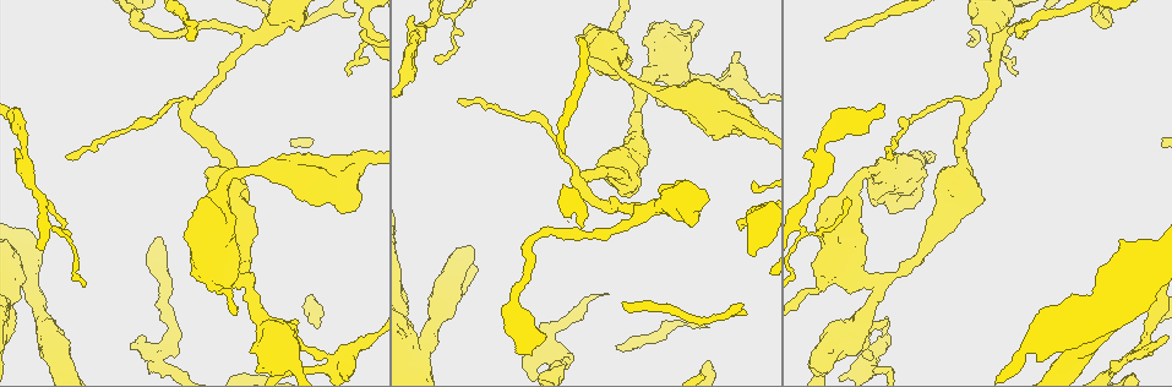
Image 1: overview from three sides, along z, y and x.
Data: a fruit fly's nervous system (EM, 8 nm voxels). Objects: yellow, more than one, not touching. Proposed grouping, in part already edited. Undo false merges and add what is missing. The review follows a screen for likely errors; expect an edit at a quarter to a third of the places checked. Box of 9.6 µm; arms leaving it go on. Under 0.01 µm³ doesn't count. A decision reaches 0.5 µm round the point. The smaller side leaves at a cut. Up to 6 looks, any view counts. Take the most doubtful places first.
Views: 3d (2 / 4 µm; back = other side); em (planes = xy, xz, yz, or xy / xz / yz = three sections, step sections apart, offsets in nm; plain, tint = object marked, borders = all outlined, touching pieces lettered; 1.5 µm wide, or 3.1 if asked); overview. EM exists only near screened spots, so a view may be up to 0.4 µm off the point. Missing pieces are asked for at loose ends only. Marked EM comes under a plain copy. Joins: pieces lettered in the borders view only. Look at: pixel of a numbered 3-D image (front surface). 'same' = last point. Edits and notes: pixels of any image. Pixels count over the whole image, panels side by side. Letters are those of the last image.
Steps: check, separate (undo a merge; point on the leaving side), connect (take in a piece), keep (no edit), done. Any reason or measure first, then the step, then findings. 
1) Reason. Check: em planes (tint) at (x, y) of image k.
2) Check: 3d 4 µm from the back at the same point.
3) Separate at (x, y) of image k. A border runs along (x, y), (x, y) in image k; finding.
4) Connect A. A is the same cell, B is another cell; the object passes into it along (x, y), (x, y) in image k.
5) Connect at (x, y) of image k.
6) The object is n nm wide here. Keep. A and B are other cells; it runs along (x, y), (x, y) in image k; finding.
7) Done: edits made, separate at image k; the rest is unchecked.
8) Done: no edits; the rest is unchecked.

An open end. Check: 3d 2 µm at (190, 40) of image 1.

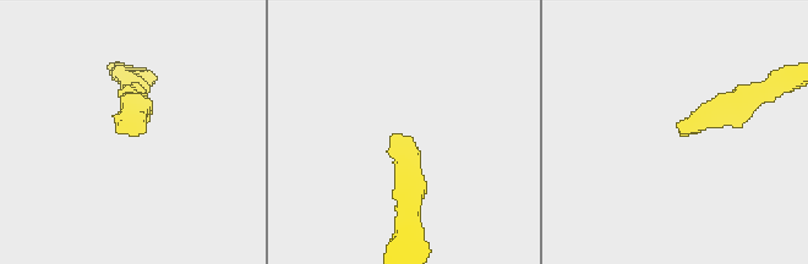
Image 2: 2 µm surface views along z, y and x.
Shape alone is not enough. Check: em xz step 8 (tint) at (117, 129) of image 2.

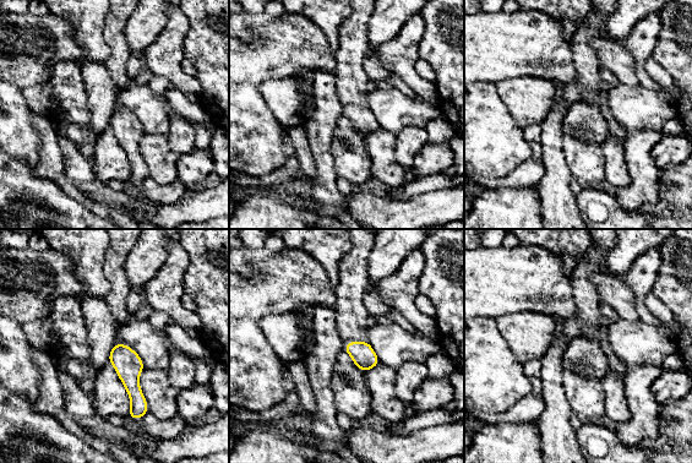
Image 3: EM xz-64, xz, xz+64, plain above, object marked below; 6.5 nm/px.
Cut it another way. Check: em planes (borders) at the same point.

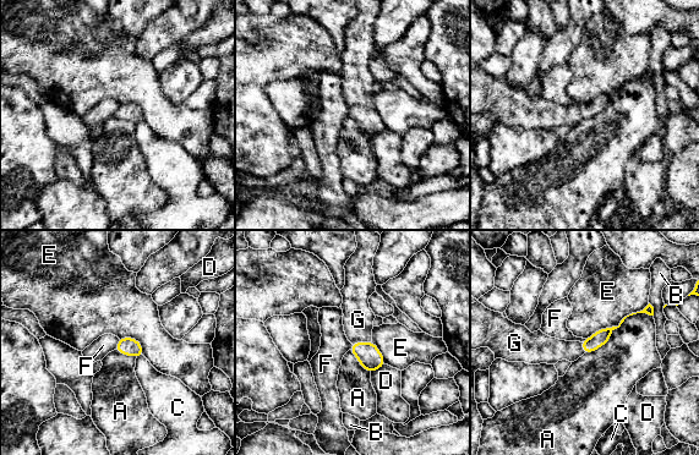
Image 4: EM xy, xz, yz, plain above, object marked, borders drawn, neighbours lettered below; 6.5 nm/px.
Connect G. G is the same cell, A, B, C, D, E and F are other cells; the object passes into it along (367, 354), (361, 343), (358, 319) in image 4; the cell continues.

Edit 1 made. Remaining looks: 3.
Check: overview.

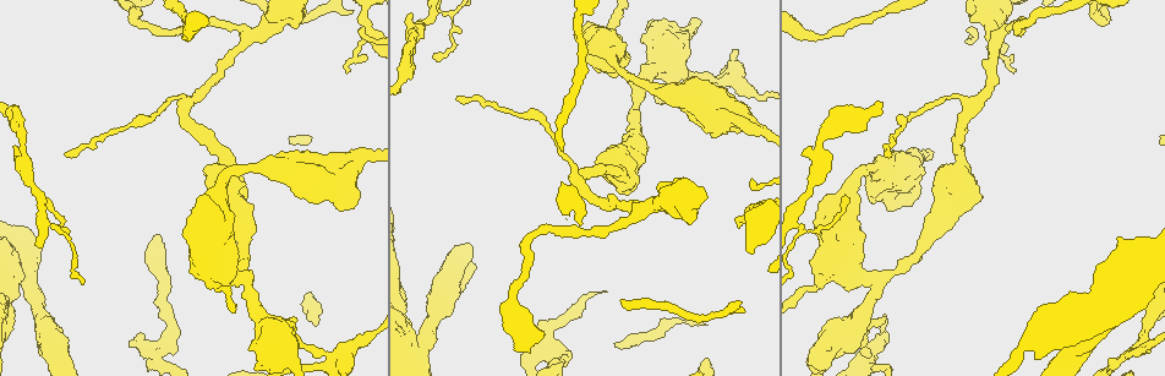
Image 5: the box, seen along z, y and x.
Sharp bend. Check: em xz step 8 (tint) at (559, 352) of image 5.

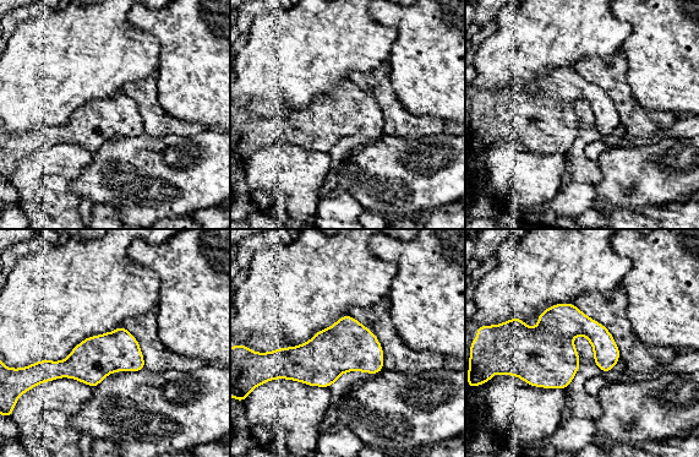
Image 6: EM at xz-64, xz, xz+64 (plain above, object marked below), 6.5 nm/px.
Check: em planes (borders) at the same point.

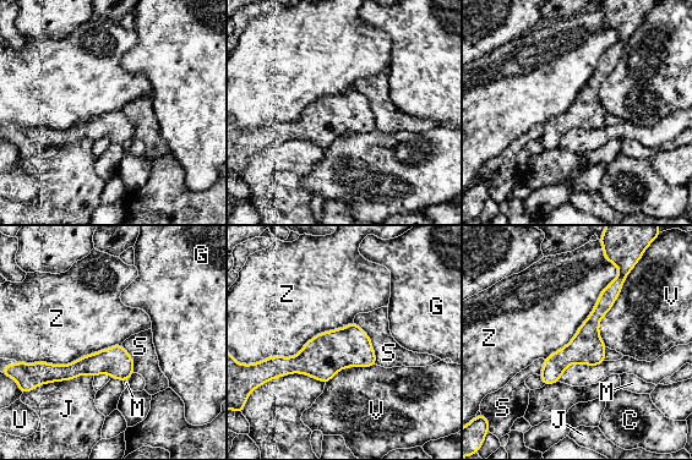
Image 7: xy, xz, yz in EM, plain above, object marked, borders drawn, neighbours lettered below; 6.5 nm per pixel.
Keep. C, G, J, M, S, U, V and Z are other cells; a border runs along (619, 267), (576, 334), (544, 359) in image 7; one cell here.

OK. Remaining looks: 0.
Done: edits made, connect at image 4; the rest is unchecked.

